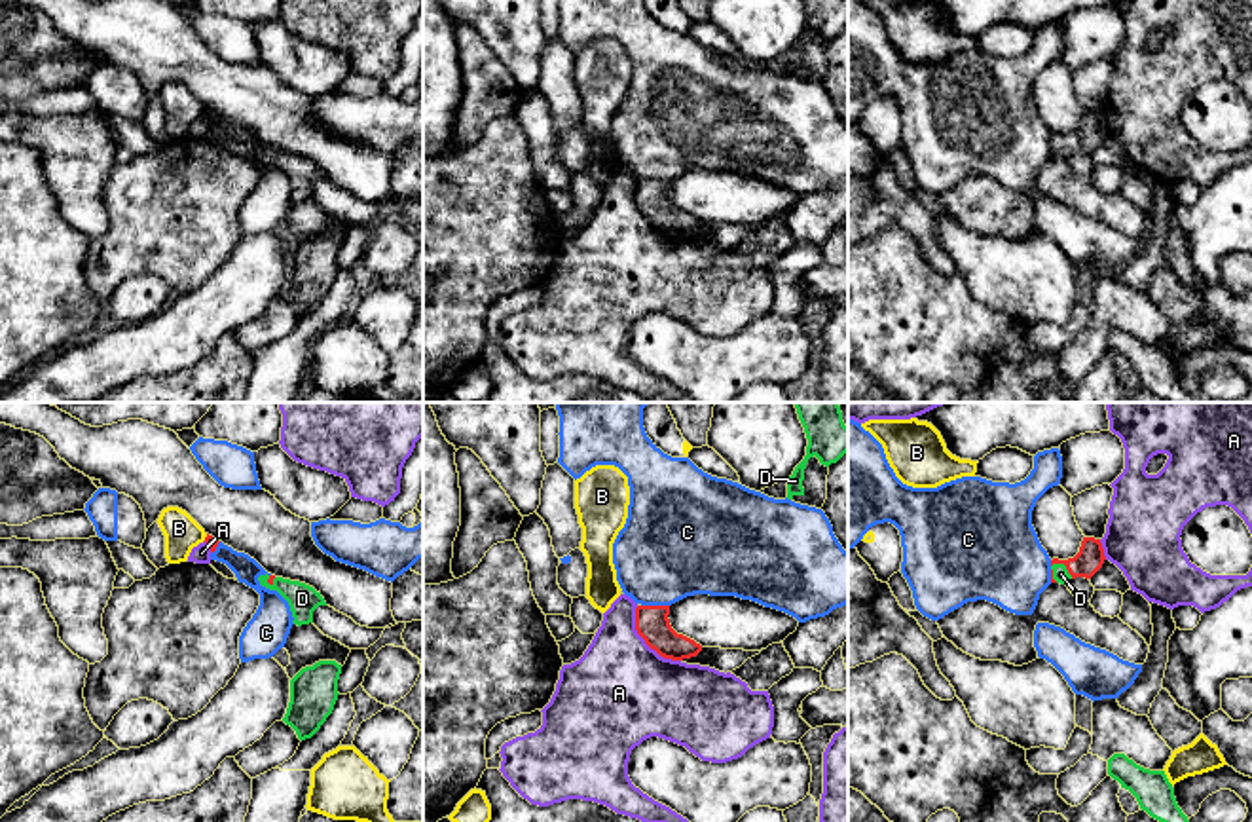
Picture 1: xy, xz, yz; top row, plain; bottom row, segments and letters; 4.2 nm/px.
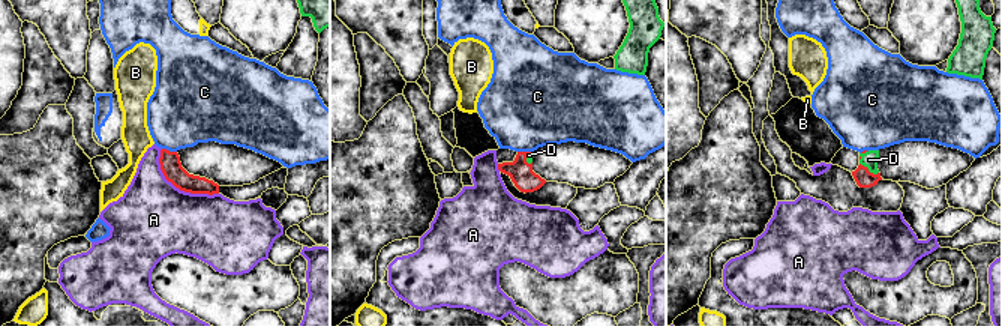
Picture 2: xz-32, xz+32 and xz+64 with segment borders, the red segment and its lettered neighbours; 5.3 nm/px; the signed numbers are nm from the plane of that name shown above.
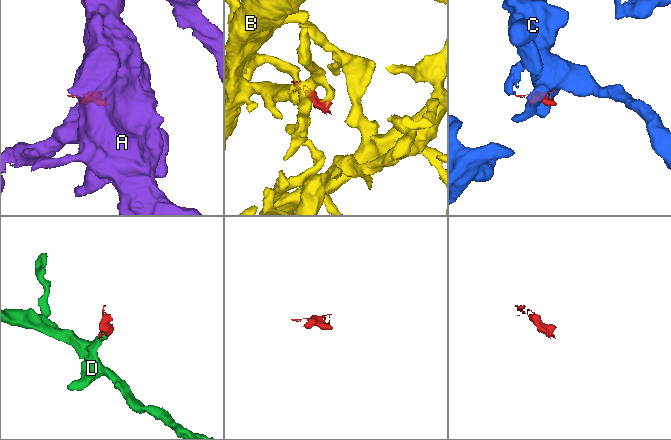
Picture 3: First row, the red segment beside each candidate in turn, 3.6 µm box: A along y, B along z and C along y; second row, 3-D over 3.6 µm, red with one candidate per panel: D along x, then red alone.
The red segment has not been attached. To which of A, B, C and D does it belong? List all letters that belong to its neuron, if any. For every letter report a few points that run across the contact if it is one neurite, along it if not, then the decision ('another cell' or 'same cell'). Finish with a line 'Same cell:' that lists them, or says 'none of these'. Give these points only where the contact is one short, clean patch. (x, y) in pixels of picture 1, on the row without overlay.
A: line xz (636, 181), (636, 207), (661, 230), (680, 236); another cell
B: line xy (207, 109), (203, 114); another cell
C: another cell
D: line yz (1089, 133), (1084, 139), (1065, 139), (1061, 149); same cell
Same cell: D

